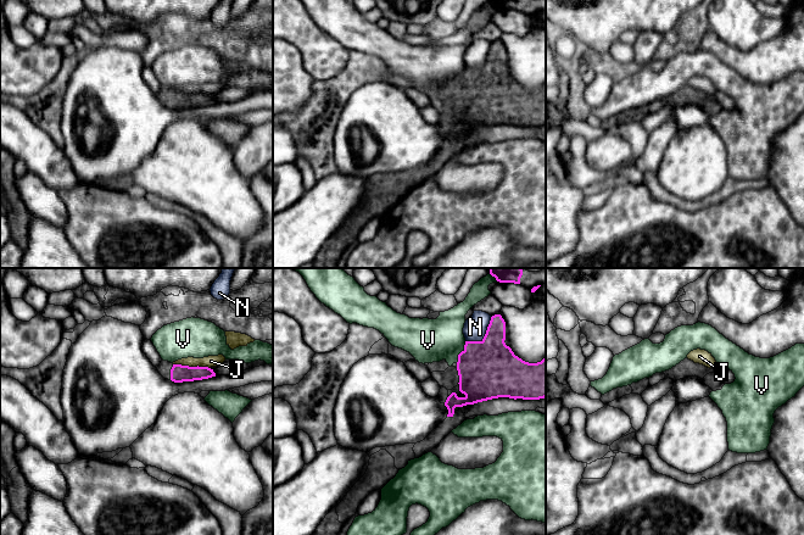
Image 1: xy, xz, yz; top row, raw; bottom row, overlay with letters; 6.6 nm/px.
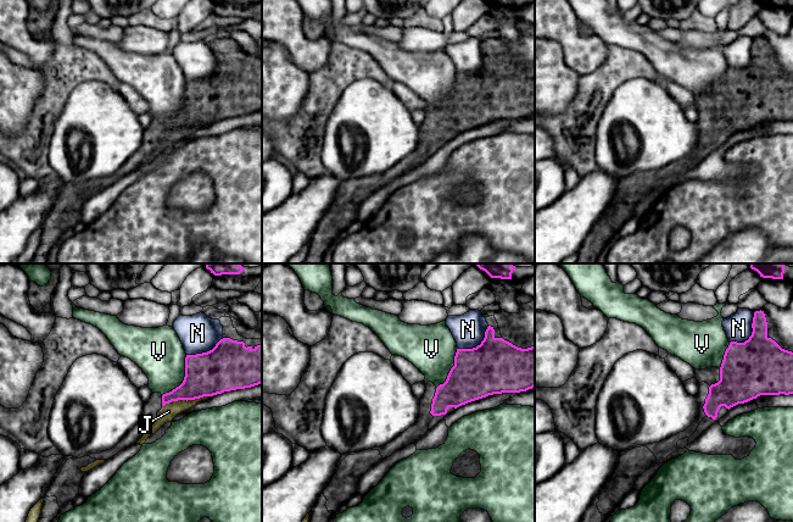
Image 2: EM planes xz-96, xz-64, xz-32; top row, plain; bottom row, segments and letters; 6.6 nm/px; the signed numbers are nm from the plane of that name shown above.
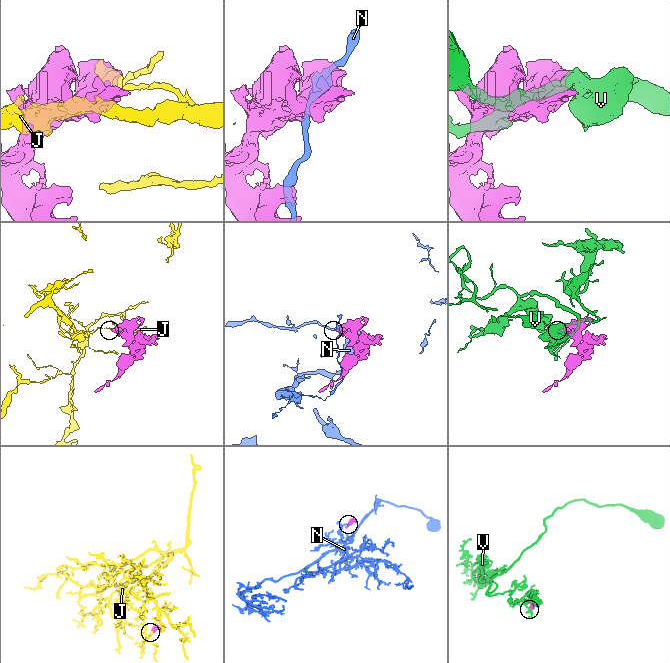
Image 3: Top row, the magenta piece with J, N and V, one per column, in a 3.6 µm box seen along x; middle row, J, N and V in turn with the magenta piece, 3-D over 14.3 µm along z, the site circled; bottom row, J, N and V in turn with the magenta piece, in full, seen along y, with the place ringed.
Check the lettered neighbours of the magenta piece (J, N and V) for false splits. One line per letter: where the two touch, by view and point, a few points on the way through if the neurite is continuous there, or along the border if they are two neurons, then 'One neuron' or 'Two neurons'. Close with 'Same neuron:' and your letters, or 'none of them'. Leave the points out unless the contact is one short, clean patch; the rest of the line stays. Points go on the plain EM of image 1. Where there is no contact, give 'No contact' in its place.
J: Touches magenta at xy (191, 94). Two neurons
N: Touches magenta at xz (485, 62). Two neurons
V: Touches magenta at xz (461, 79). Two neurons
Same neuron: none of them

